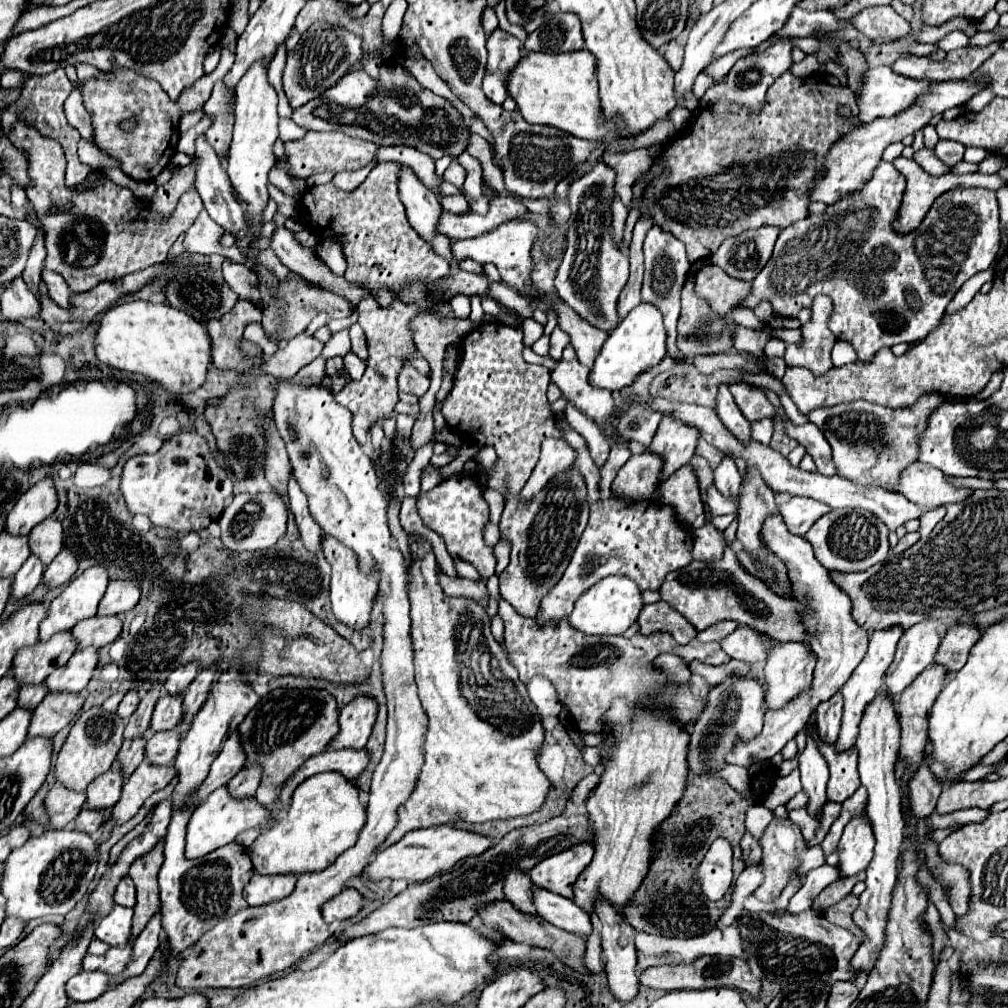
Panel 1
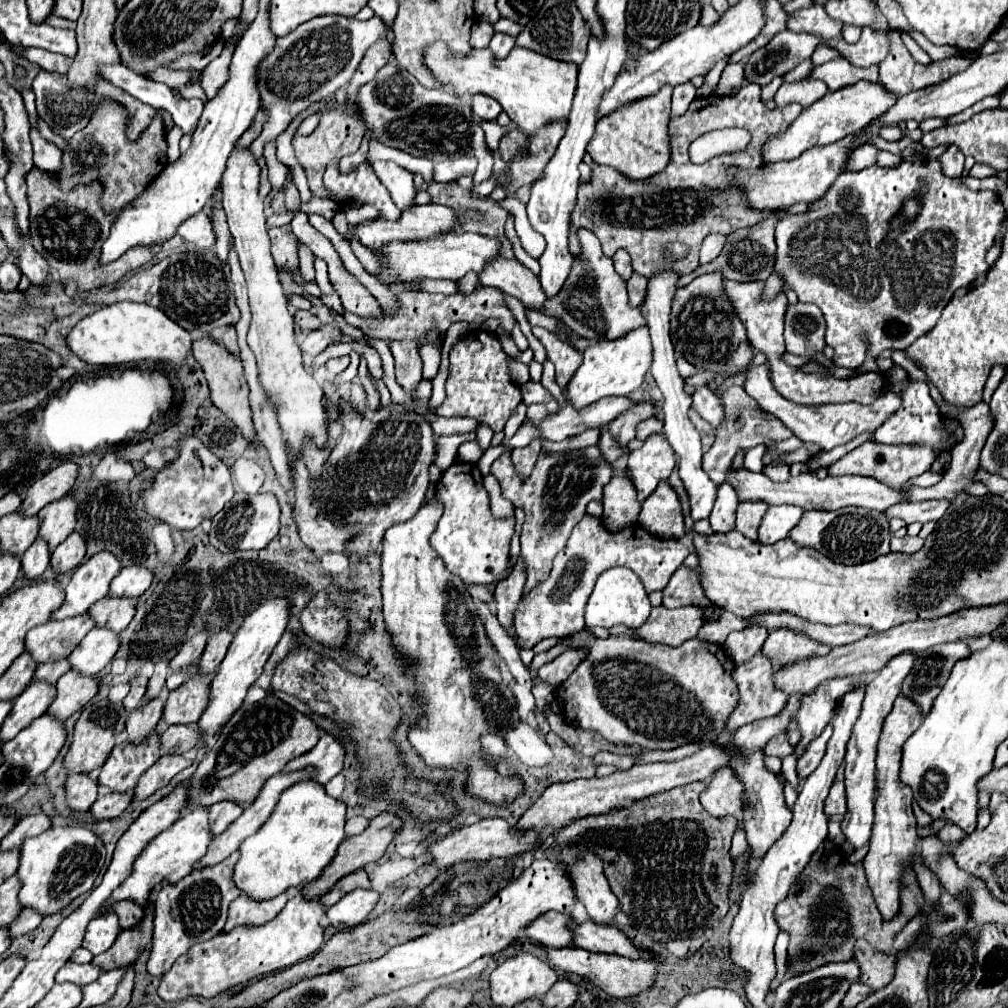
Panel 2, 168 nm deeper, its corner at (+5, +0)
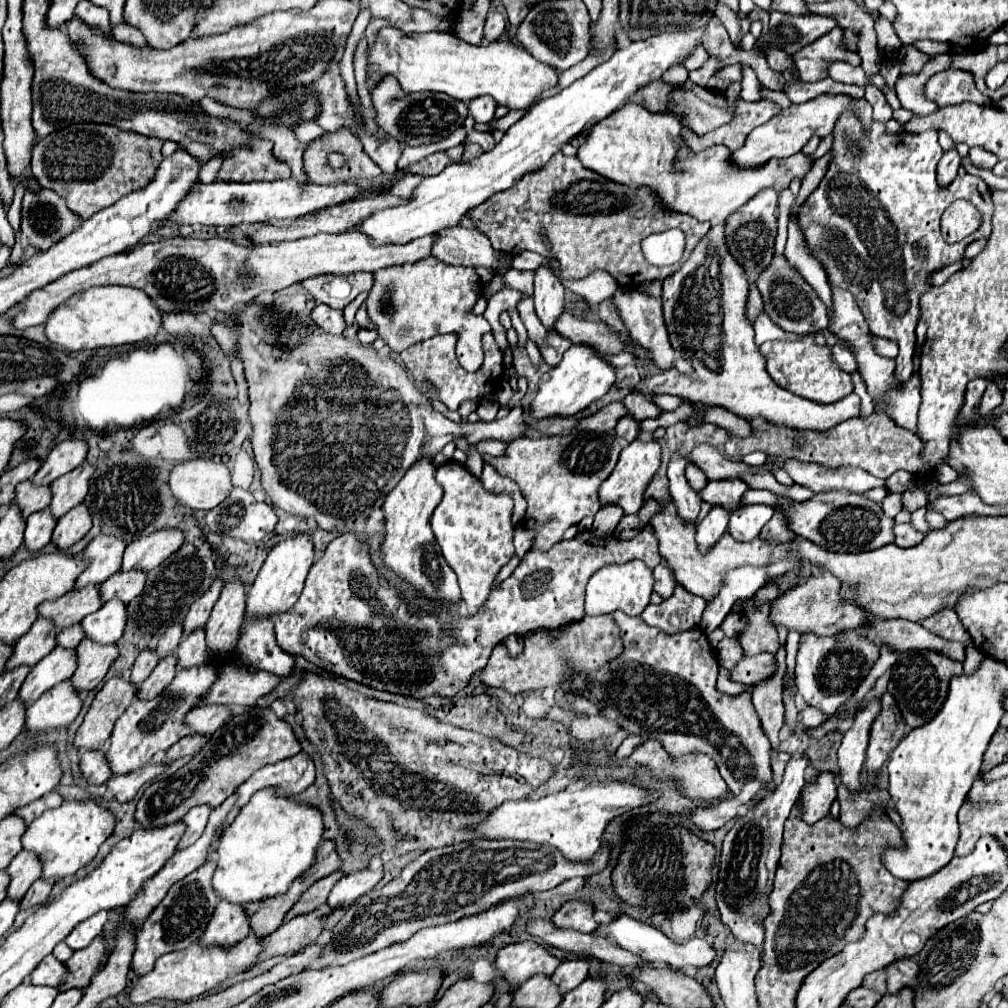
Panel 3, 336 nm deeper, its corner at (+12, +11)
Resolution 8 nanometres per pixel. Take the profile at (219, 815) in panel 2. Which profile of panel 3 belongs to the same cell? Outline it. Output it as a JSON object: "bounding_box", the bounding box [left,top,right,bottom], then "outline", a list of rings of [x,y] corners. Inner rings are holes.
{"bounding_box":[176,807,212,849],"outline":[[[194,807],[184,815],[182,823],[186,825],[186,831],[184,831],[184,835],[182,835],[182,839],[180,839],[176,849],[184,849],[184,847],[192,845],[198,837],[202,837],[202,831],[206,829],[210,811],[212,811],[210,807]]]}

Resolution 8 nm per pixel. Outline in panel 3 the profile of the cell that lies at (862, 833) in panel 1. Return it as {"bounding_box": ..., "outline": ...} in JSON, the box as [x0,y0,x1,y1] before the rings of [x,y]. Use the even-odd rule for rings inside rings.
{"bounding_box":[838,697,880,791],"outline":[[[874,697],[872,701],[866,703],[862,711],[858,711],[858,715],[852,721],[852,727],[846,731],[842,745],[838,749],[840,777],[850,791],[860,789],[862,765],[868,747],[868,731],[870,731],[870,723],[874,721],[874,715],[878,715],[878,699],[880,697]]]}

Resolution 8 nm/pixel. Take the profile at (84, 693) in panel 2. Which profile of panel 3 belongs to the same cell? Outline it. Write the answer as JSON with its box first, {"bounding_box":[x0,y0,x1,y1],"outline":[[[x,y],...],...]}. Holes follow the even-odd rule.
{"bounding_box":[72,639,118,693],"outline":[[[82,639],[76,651],[78,651],[78,669],[72,675],[72,683],[80,693],[92,691],[106,677],[110,665],[118,659],[118,647],[114,643],[100,645],[92,639]]]}

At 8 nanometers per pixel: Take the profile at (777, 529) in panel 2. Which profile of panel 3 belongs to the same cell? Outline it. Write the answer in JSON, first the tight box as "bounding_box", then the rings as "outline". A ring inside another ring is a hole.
{"bounding_box":[728,505,772,541],"outline":[[[746,505],[740,511],[730,513],[728,533],[736,541],[752,541],[754,537],[758,537],[760,529],[768,523],[770,515],[772,515],[770,505]]]}

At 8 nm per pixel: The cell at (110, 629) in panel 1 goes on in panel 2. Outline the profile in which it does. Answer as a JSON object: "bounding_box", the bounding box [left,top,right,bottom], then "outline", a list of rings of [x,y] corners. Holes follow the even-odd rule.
{"bounding_box":[89,598,135,634],"outline":[[[103,598],[89,608],[89,616],[97,628],[109,628],[115,634],[127,628],[135,614],[135,602],[129,598]]]}

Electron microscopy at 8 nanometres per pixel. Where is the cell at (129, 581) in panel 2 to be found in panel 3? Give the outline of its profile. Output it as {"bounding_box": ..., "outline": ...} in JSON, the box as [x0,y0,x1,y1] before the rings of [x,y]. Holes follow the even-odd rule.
{"bounding_box":[122,527,184,571],"outline":[[[164,527],[146,537],[134,539],[124,553],[122,569],[128,571],[130,567],[142,567],[150,571],[158,567],[166,557],[176,553],[184,543],[184,531],[178,527]]]}

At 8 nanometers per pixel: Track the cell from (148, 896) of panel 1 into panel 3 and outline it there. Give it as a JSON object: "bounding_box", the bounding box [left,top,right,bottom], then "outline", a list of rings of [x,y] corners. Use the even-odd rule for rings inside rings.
{"bounding_box":[58,937,106,991],"outline":[[[96,937],[88,947],[74,951],[74,955],[64,963],[68,975],[58,985],[60,991],[88,987],[92,977],[102,969],[102,955],[106,951],[106,943],[102,943],[102,937]]]}

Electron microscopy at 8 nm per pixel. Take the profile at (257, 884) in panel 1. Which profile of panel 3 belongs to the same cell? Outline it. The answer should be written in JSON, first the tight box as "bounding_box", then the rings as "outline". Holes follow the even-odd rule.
{"bounding_box":[200,901,250,947],"outline":[[[220,901],[206,931],[200,937],[204,947],[232,947],[250,935],[250,923],[242,915],[242,907]]]}

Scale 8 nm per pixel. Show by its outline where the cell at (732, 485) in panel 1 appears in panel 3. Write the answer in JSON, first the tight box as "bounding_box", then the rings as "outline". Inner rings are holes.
{"bounding_box":[696,507,728,553],"outline":[[[714,507],[700,523],[696,523],[696,543],[700,553],[708,553],[724,535],[728,513],[722,507]]]}

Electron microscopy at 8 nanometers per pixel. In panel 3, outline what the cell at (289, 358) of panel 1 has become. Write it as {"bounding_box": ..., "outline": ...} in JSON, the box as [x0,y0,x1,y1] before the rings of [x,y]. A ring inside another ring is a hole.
{"bounding_box":[310,303,348,335],"outline":[[[318,303],[314,307],[310,317],[318,323],[318,327],[322,327],[326,333],[332,333],[332,335],[342,335],[342,331],[348,327],[342,311],[332,309],[328,305],[322,305],[322,303]]]}

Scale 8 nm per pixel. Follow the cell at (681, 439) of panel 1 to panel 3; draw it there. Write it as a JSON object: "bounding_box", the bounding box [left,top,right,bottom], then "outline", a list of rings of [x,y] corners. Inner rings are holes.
{"bounding_box":[598,441,660,515],"outline":[[[632,441],[626,449],[622,449],[620,453],[620,459],[614,467],[614,471],[610,473],[610,477],[598,487],[598,499],[600,499],[600,507],[606,507],[606,505],[618,505],[622,507],[624,515],[632,515],[632,513],[638,513],[638,509],[642,507],[642,495],[644,495],[644,489],[646,485],[652,481],[652,475],[656,473],[660,465],[660,445],[654,443],[654,441]]]}

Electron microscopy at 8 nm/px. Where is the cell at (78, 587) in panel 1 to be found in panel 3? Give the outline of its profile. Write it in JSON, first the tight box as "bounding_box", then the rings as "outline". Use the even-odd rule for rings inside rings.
{"bounding_box":[76,535,126,589],"outline":[[[110,535],[96,537],[82,553],[90,563],[88,563],[86,571],[78,577],[76,589],[90,585],[90,583],[100,585],[110,575],[114,575],[122,565],[124,549],[126,549],[126,543],[118,537],[110,537]]]}

